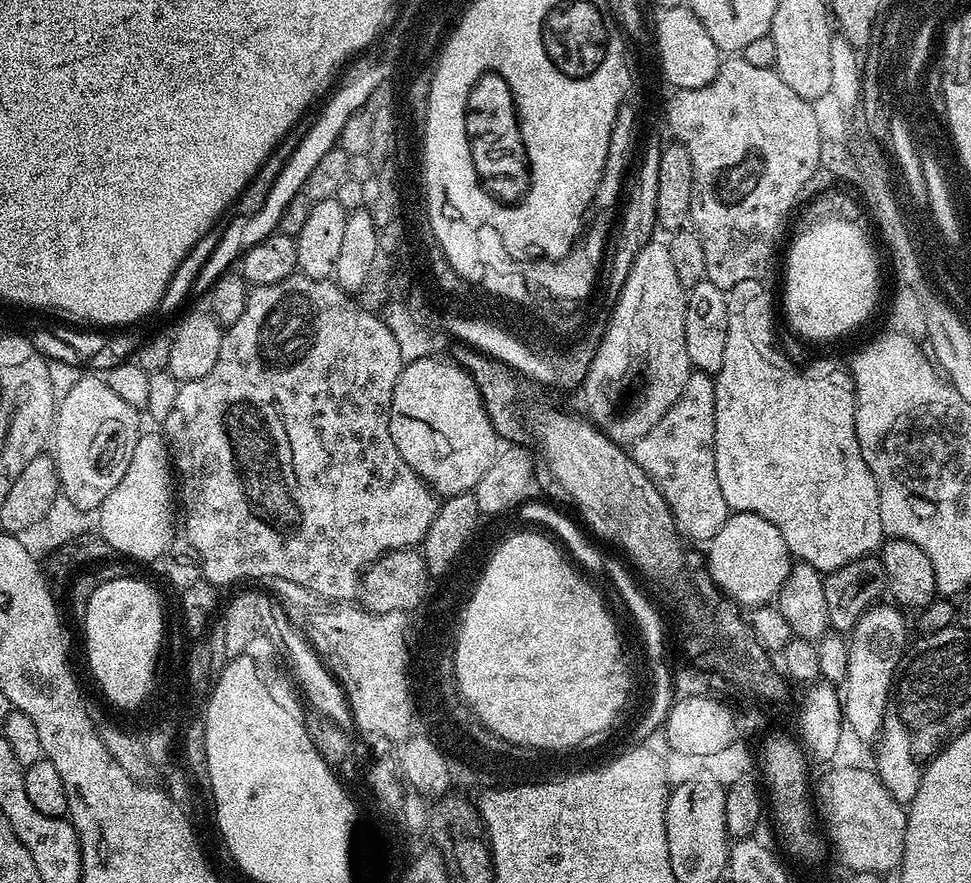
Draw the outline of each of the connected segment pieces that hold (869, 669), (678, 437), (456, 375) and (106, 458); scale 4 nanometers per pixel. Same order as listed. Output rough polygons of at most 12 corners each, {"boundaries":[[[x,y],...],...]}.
{"boundaries":[[[869,608],[847,641],[845,725],[879,737],[908,645],[904,614]],[[693,371],[630,445],[677,529],[707,542],[730,509],[714,466],[714,386]],[[405,363],[390,402],[398,454],[429,488],[468,487],[493,456],[471,374]],[[99,375],[59,397],[63,498],[95,513],[122,482],[141,413]]]}

